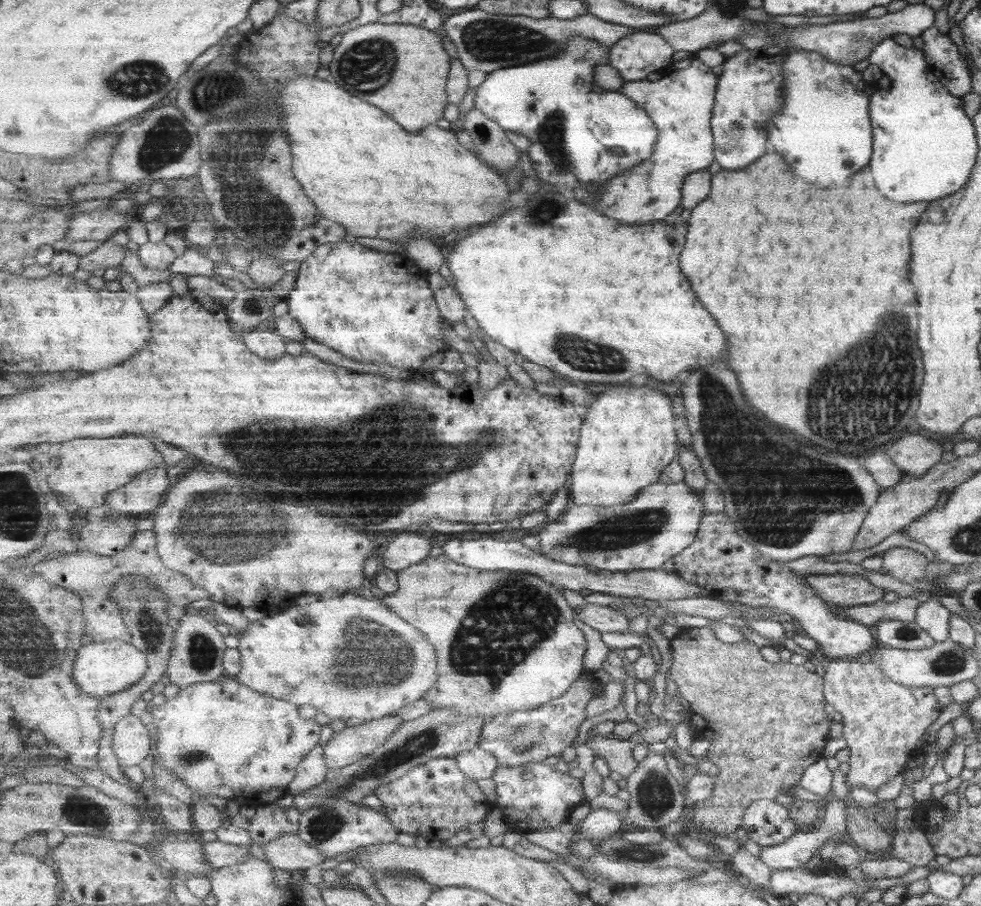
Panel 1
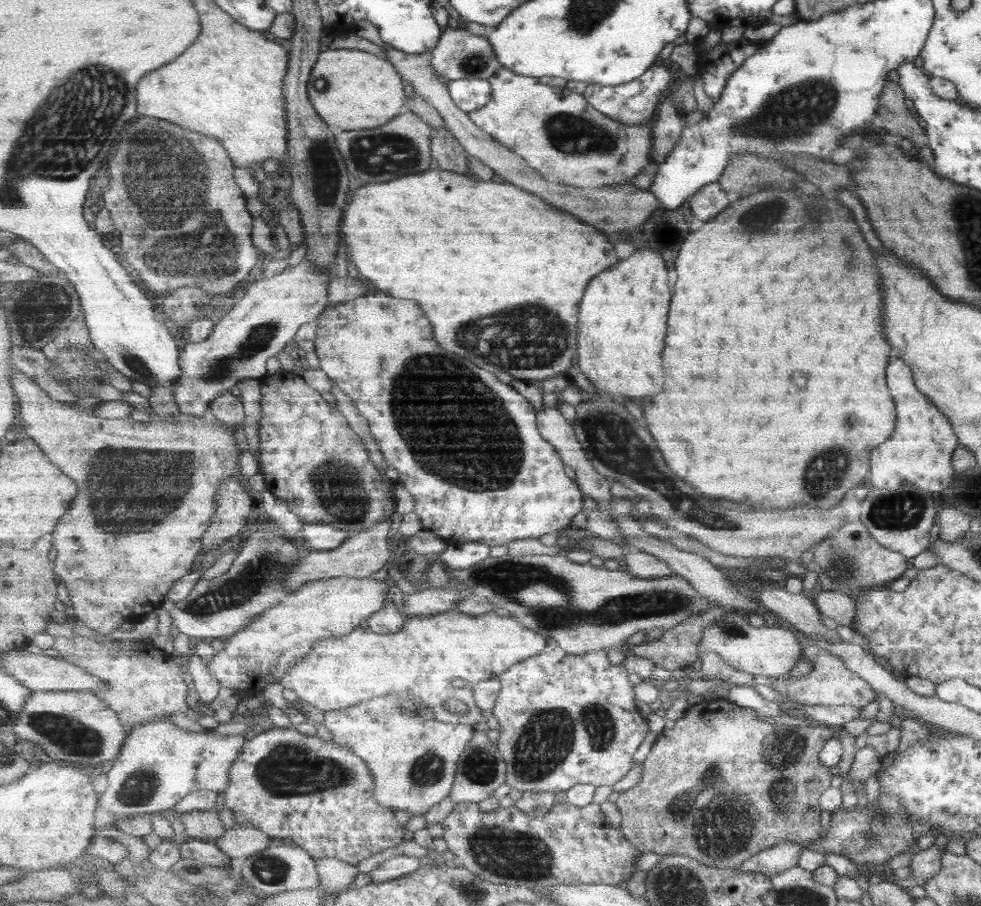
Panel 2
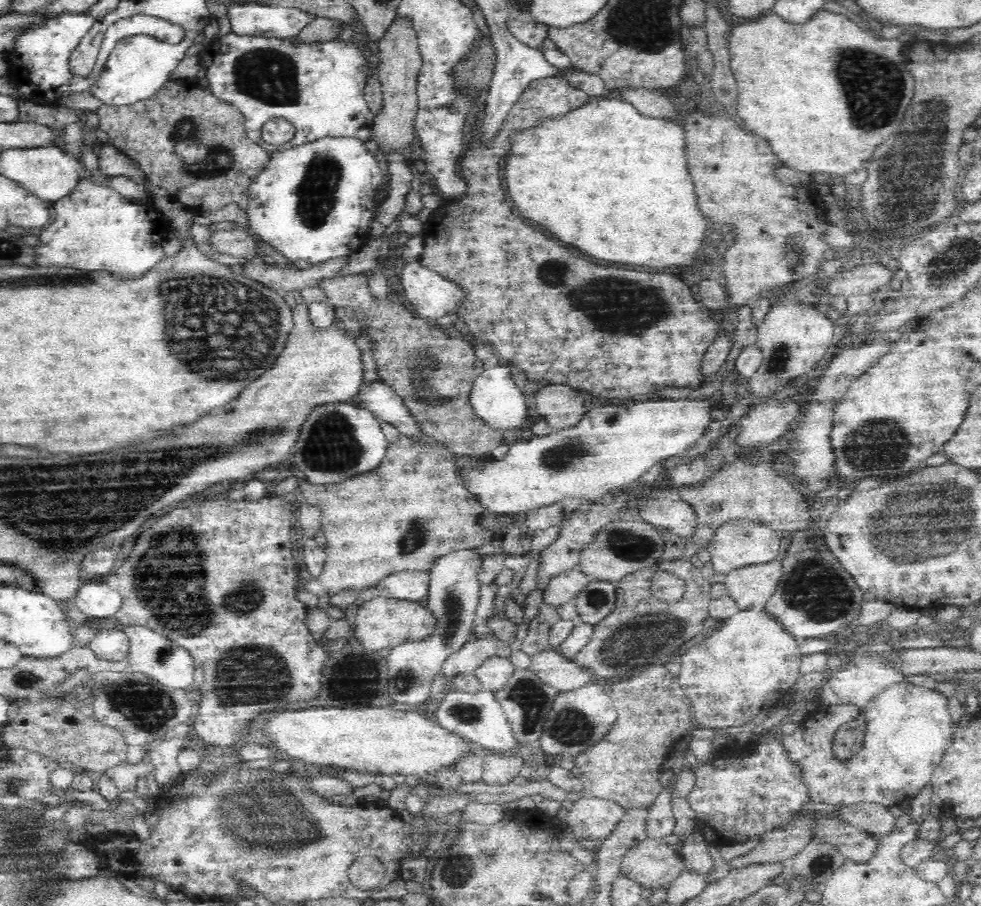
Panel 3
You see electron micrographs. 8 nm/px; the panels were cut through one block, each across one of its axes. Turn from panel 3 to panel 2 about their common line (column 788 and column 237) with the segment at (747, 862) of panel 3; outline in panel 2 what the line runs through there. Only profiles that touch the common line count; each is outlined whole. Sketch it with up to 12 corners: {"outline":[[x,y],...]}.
{"outline":[[235,823],[217,844],[237,862],[272,846],[251,824]]}

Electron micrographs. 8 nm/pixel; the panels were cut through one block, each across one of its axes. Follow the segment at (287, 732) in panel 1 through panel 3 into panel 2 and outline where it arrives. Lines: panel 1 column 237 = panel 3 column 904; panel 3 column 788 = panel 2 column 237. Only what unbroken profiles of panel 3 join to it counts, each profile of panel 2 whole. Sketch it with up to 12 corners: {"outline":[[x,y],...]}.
{"outline":[[171,720],[103,771],[95,830],[225,792],[248,740]]}

